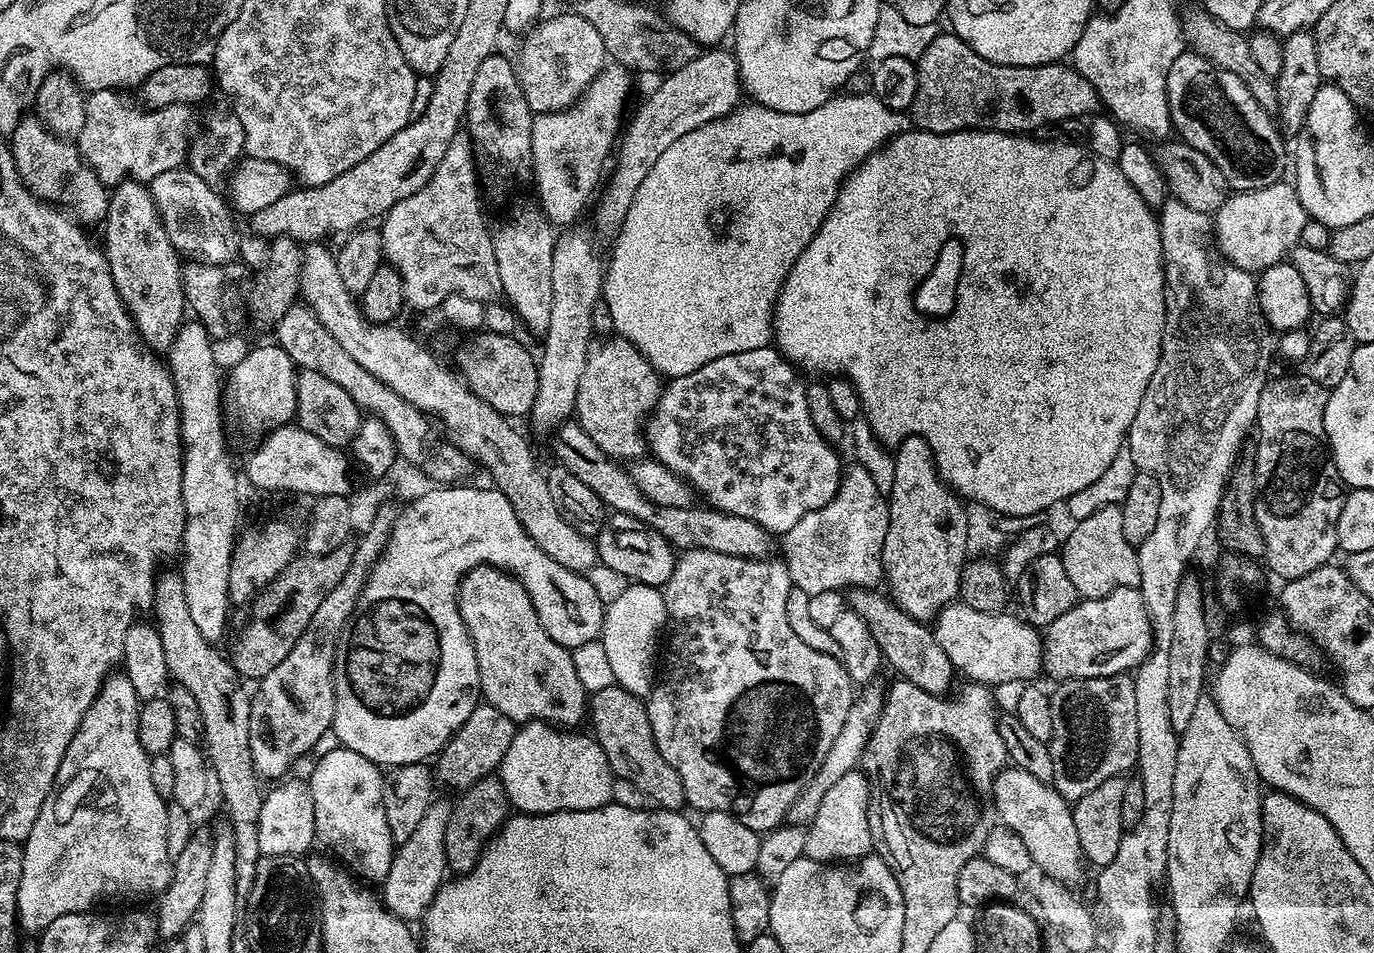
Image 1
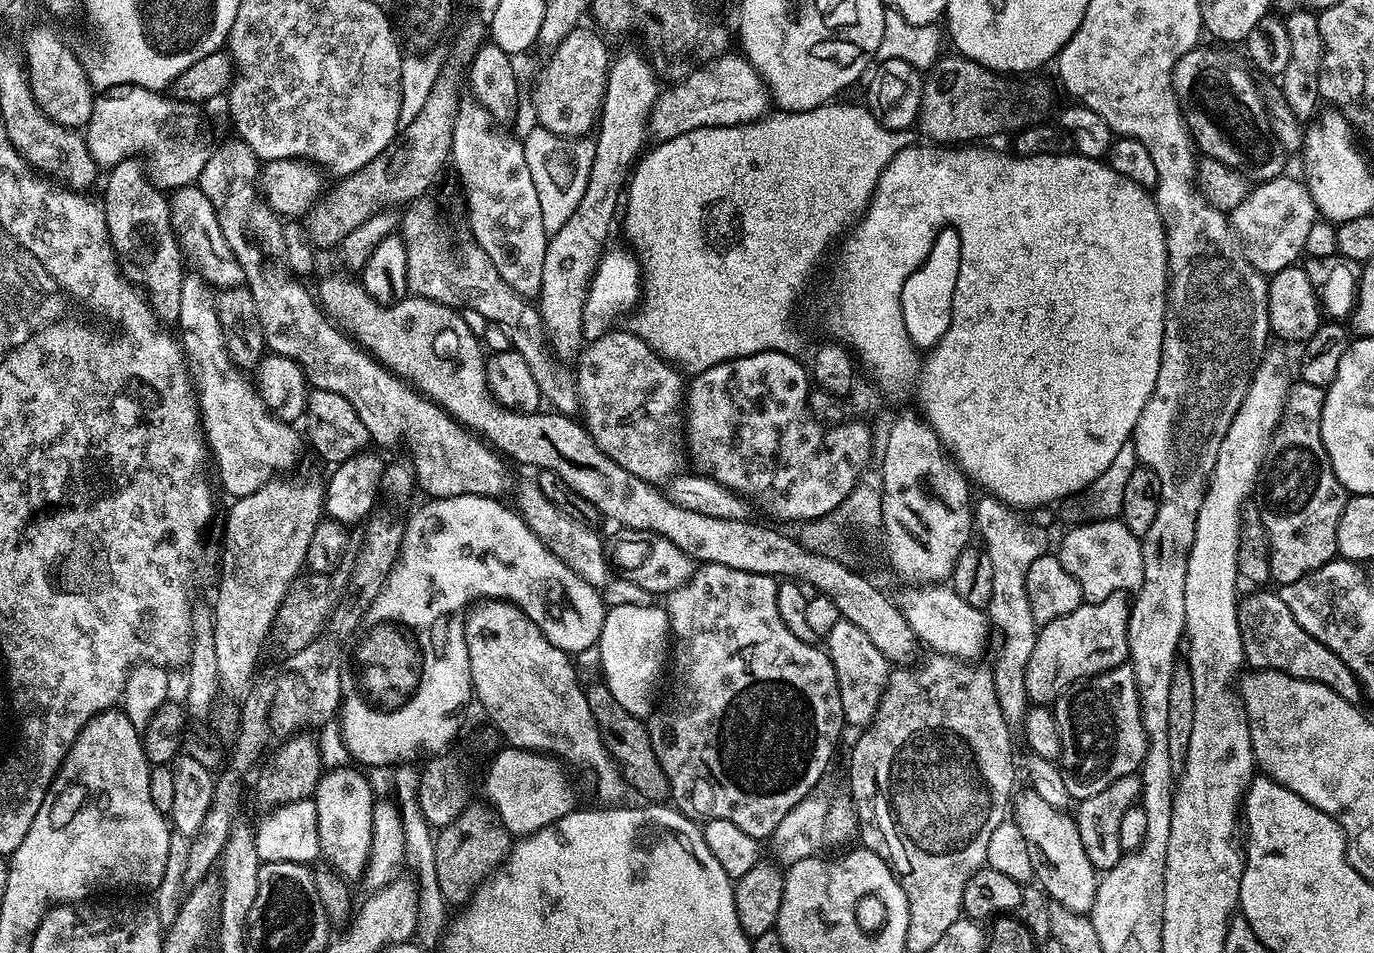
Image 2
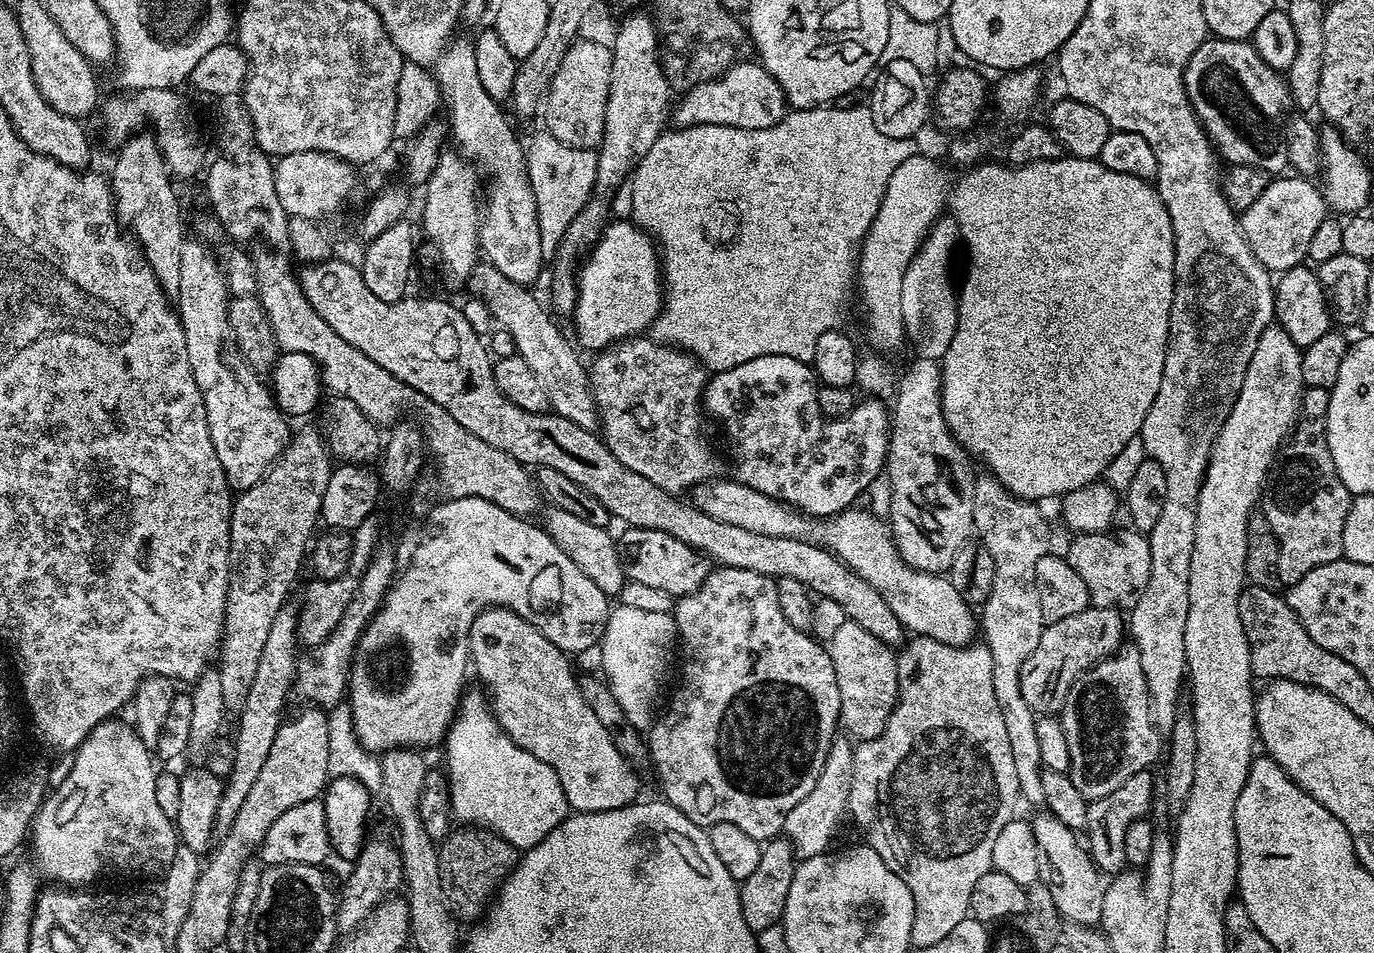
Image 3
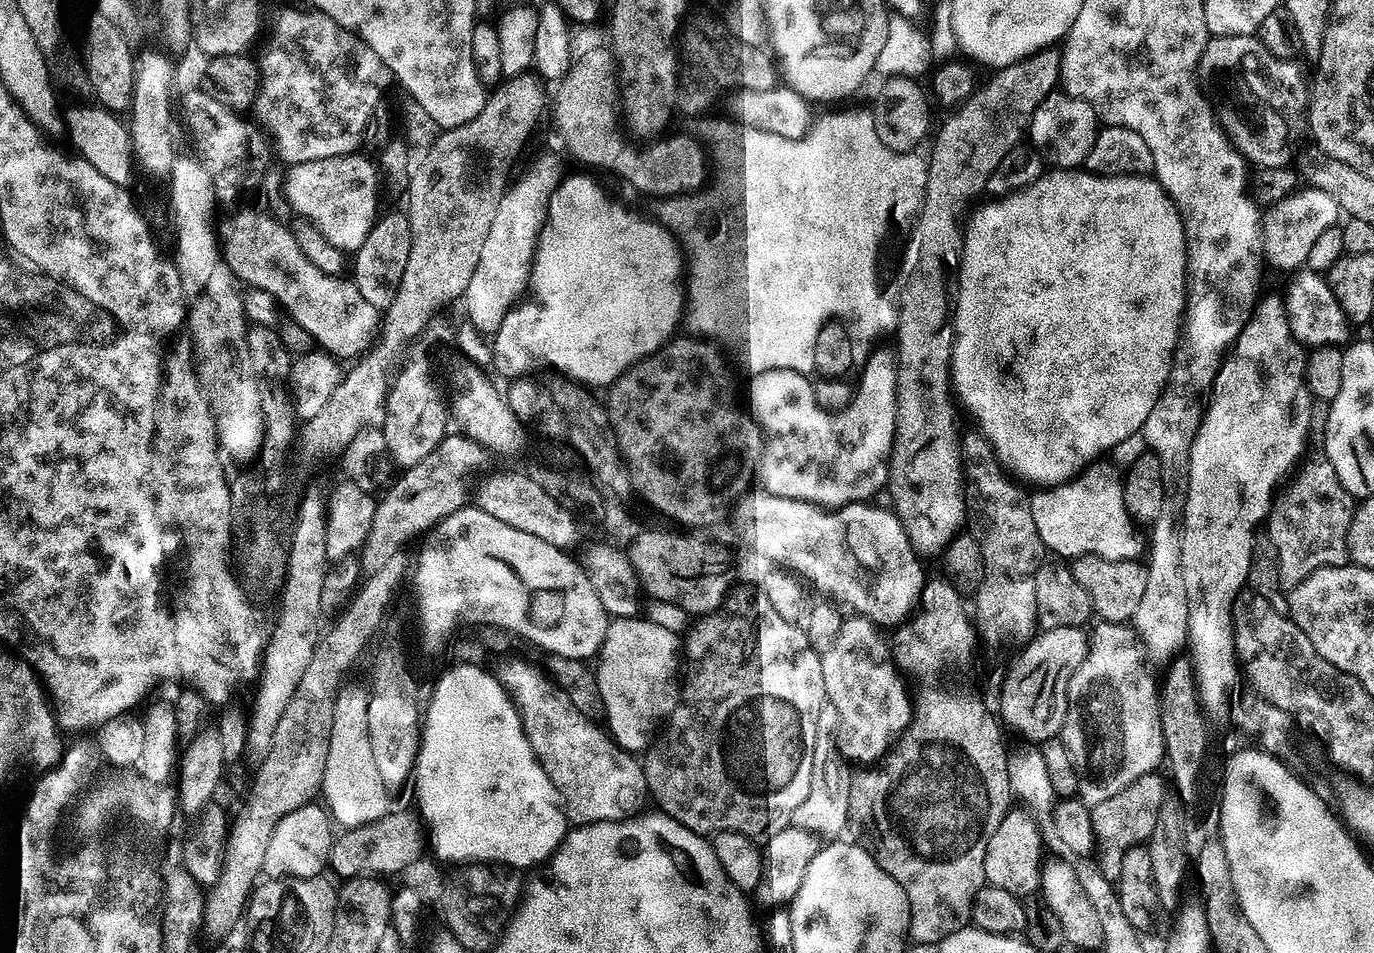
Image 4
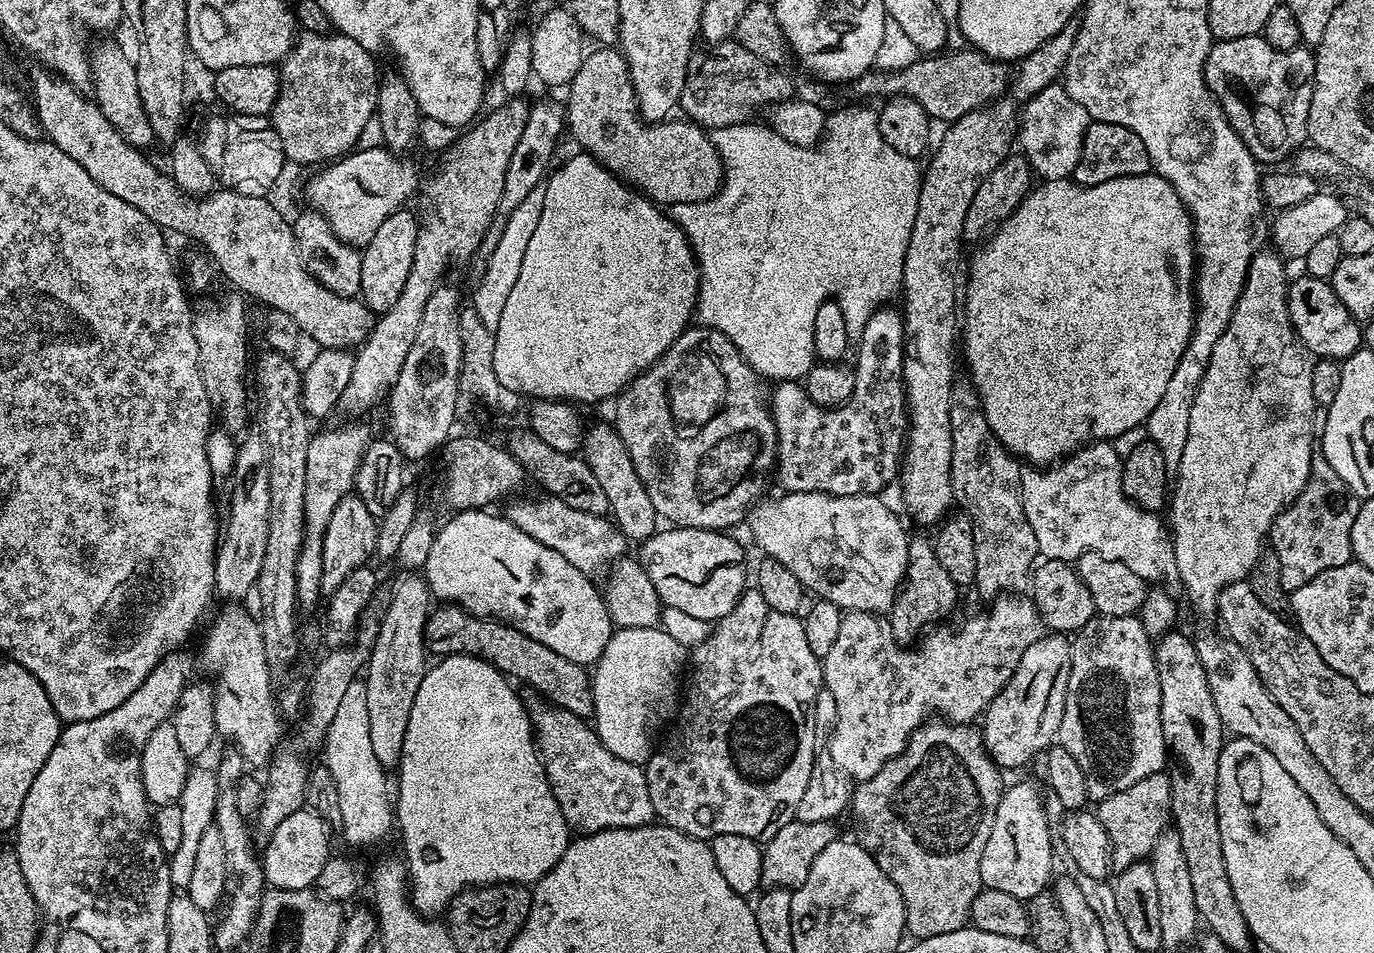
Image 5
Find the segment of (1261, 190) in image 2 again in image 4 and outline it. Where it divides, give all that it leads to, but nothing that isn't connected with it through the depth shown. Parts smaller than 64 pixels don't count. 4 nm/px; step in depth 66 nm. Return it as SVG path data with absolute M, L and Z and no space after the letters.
M1311 186L1301 187L1278 203L1267 205L1262 216L1263 259L1281 268L1284 274L1307 265L1315 240L1321 236L1322 230L1337 227L1341 216L1342 209L1336 200L1330 198L1330 194Z

